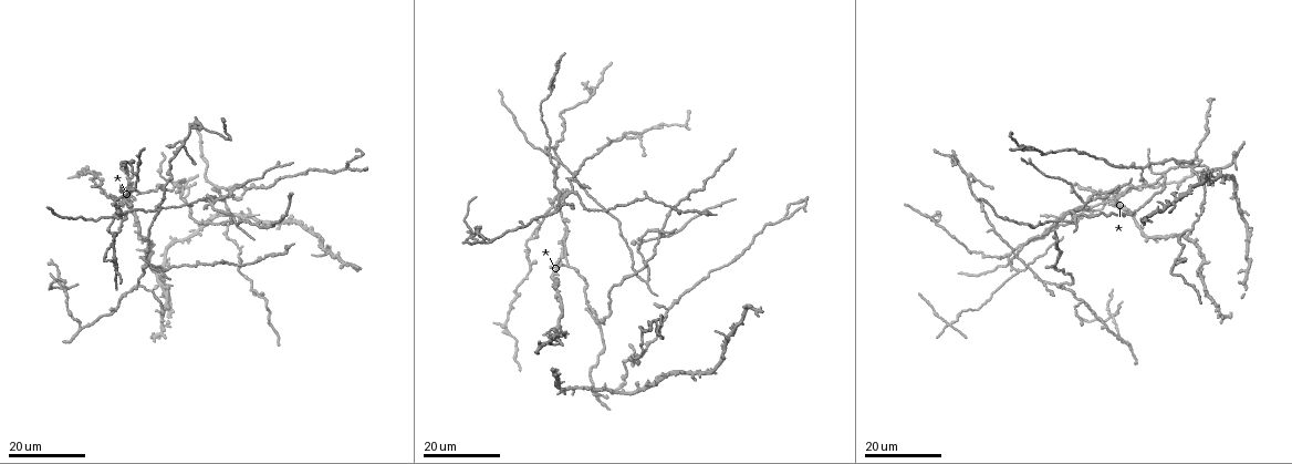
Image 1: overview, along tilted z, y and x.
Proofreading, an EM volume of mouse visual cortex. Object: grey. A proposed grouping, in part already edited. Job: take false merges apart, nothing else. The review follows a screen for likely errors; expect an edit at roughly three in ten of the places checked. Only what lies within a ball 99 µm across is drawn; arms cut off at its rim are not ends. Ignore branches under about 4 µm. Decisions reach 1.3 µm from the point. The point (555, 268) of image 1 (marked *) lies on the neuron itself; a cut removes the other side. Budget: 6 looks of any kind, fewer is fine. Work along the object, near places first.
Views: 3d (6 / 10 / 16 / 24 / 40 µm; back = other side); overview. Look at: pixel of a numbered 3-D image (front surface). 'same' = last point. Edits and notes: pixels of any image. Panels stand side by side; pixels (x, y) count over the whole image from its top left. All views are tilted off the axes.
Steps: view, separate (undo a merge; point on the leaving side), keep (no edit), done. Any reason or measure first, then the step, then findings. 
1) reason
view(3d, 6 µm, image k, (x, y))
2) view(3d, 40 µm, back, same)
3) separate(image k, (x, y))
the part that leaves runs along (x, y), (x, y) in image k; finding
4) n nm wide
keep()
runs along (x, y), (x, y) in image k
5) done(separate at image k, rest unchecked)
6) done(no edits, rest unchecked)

view(3d, 16 µm, image 1, (596, 320))

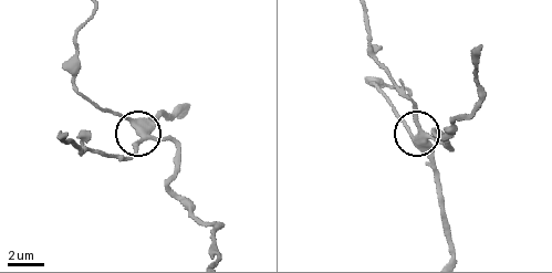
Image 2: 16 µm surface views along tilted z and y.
view(3d, 6 µm, image 2, (134, 122))

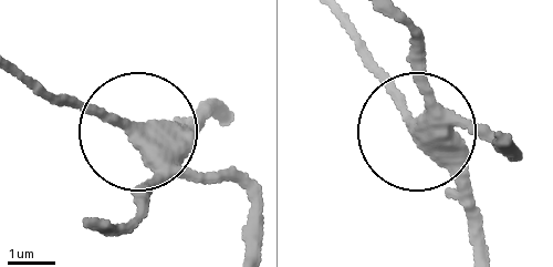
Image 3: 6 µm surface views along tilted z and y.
side arm 12 µm
keep()
runs along (388, 12), (417, 53), (421, 122), (348, 38) in image 3; one neuron here

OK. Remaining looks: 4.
three arms meet
view(3d, 16 µm, image 1, (728, 338))

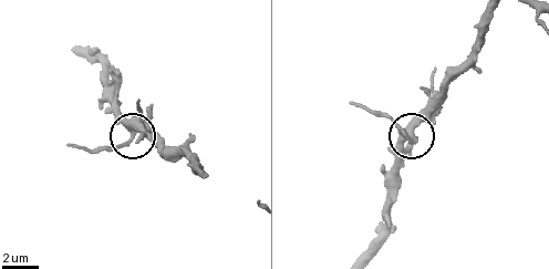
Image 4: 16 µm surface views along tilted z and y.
closer look
view(3d, 6 µm, image 4, (410, 137))

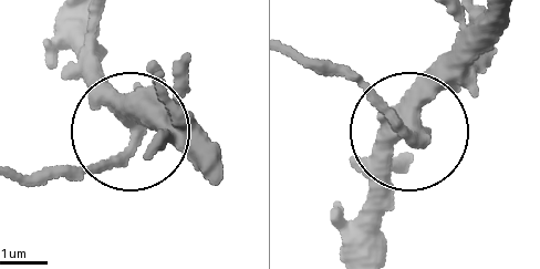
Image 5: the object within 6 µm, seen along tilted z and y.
keep()
runs along (59, 32), (131, 140), (93, 168), (44, 183) in image 5; all the same neuron

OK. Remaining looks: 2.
branch point
view(3d, 24 µm, image 1, (1142, 168))

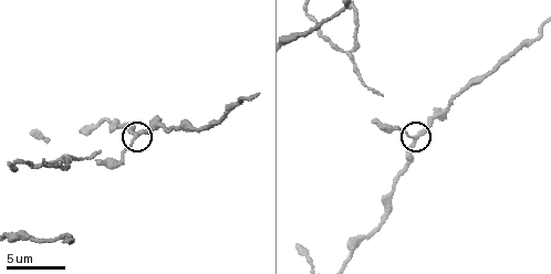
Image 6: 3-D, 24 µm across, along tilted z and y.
view(3d, 6 µm, image 6, (416, 138))

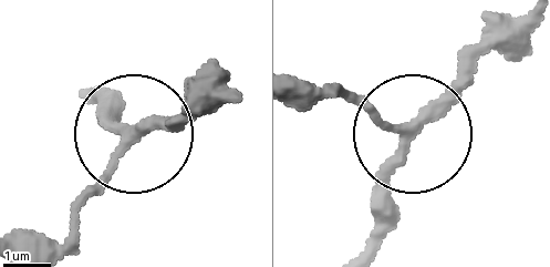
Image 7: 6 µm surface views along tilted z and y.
3 arms
keep()
all the same neuron

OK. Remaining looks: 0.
done(no edits, rest unchecked)

